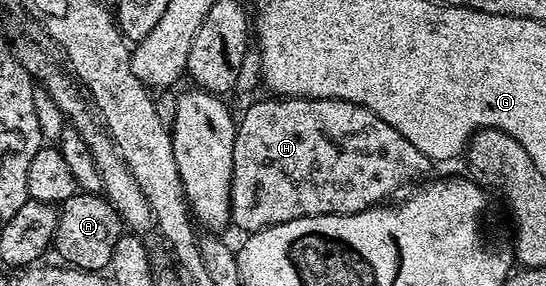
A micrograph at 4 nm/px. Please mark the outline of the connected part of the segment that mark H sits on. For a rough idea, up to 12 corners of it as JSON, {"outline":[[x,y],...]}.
{"outline":[[337,98],[239,115],[243,232],[389,201],[430,161]]}

